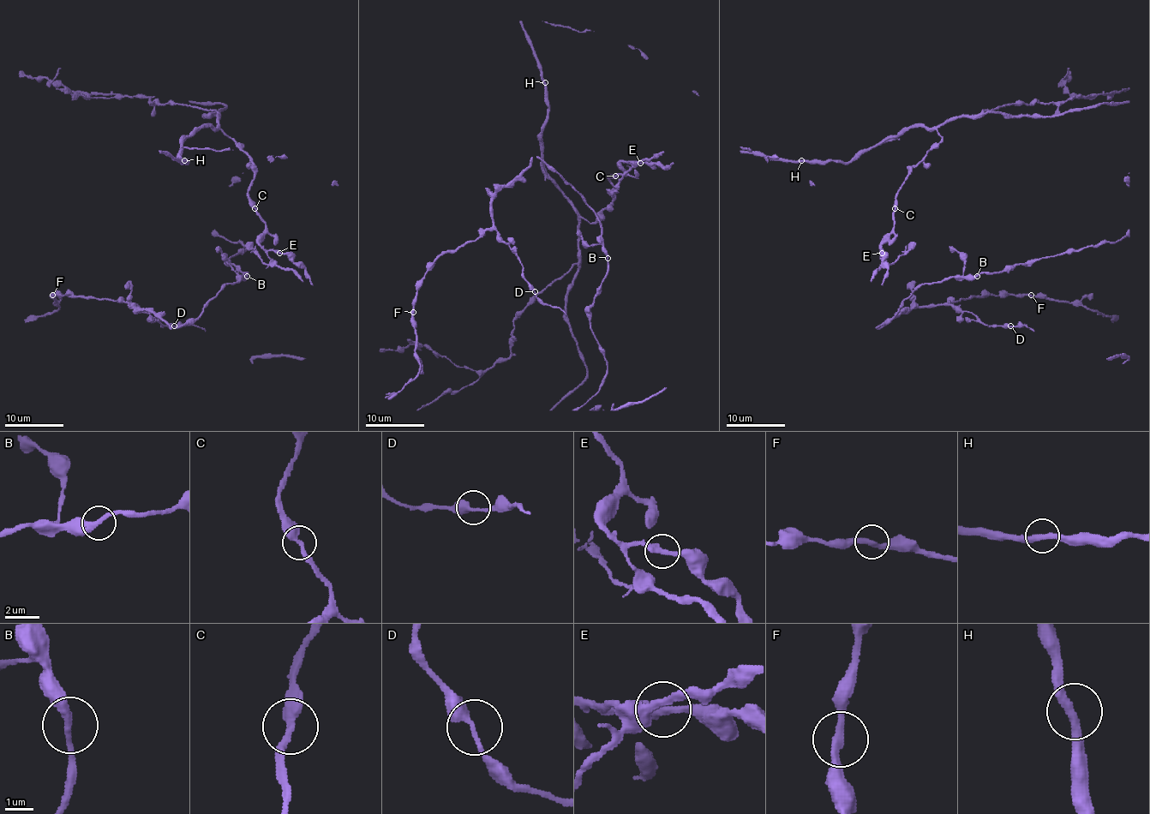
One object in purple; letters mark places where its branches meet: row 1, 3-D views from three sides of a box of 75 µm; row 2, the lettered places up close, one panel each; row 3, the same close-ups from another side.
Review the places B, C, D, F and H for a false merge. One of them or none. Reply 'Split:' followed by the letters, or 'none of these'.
Split: none of these

